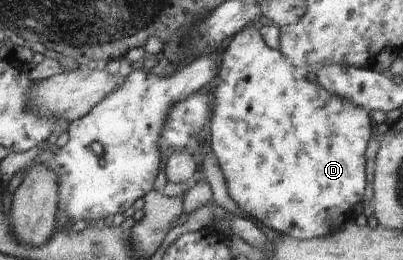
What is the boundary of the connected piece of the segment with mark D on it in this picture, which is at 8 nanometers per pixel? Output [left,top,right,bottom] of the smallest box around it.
[211,24,372,240]

